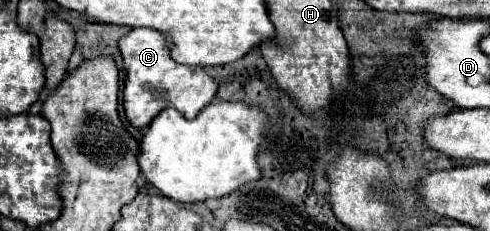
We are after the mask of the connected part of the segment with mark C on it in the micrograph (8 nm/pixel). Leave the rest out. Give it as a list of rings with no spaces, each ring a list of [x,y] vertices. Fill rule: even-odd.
[[[133,28],[119,40],[127,80],[123,88],[125,114],[135,128],[147,128],[163,108],[175,108],[185,118],[195,118],[217,94],[217,82],[201,66],[185,66],[171,58],[169,38],[153,28]]]

